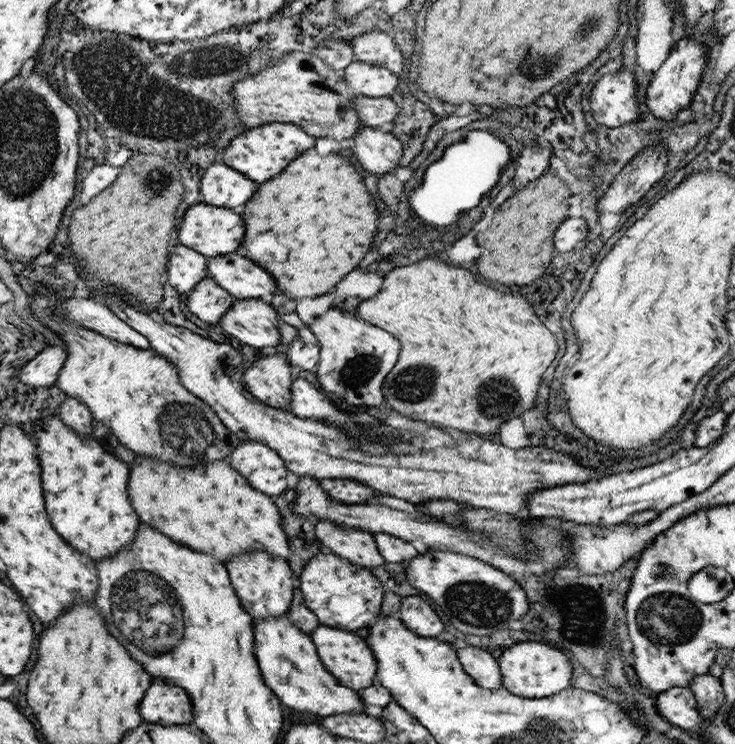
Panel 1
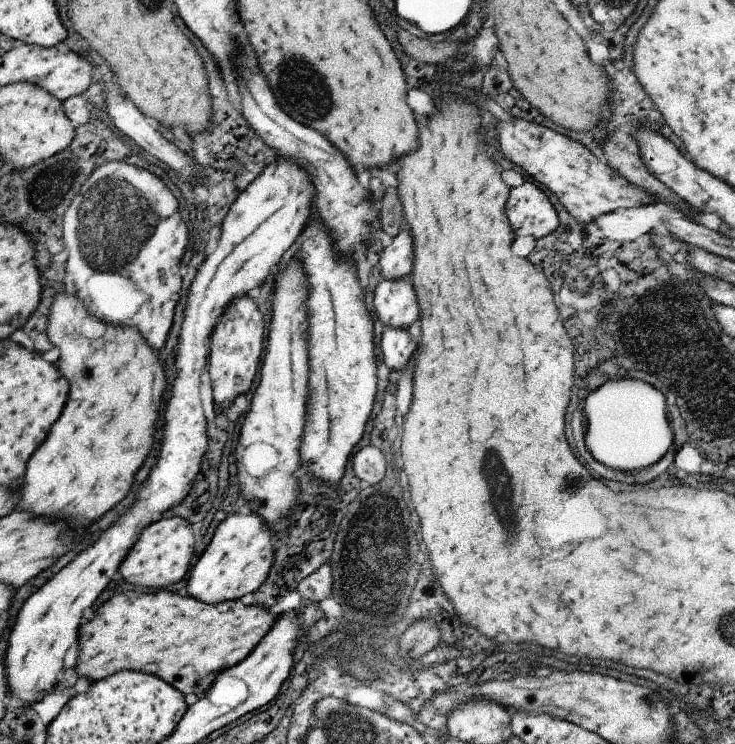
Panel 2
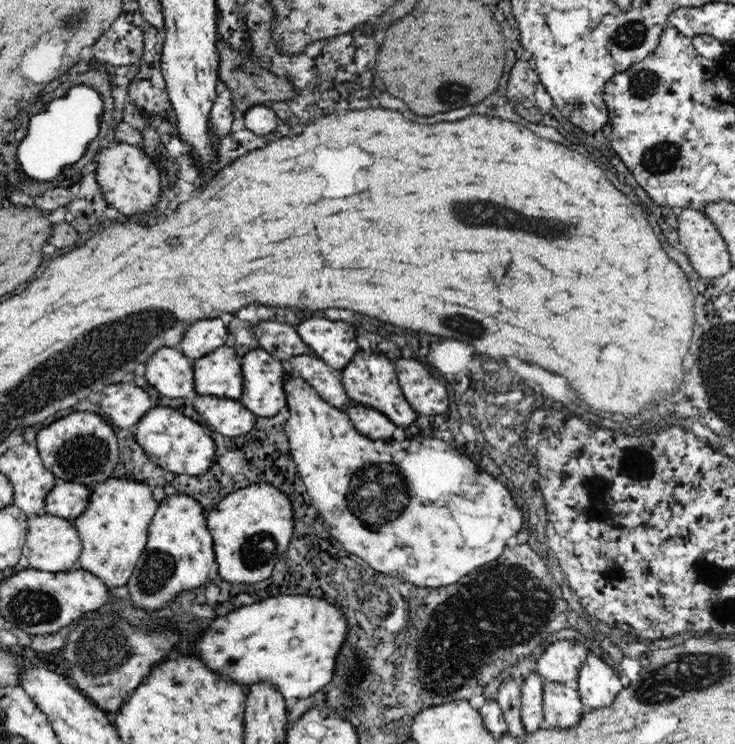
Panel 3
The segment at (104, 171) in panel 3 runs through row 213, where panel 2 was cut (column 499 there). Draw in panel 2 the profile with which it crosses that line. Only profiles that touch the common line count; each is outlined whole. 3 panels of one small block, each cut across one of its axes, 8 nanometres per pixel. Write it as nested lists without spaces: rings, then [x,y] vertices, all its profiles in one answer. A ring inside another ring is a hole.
[[[513,118],[509,122],[497,122],[497,142],[501,148],[501,154],[521,168],[525,174],[529,174],[535,182],[543,184],[545,190],[557,196],[559,204],[577,220],[577,222],[593,222],[601,214],[609,214],[613,210],[621,208],[639,208],[647,206],[641,202],[643,188],[637,188],[635,184],[629,184],[619,172],[607,168],[603,162],[599,162],[589,148],[585,148],[581,142],[575,142],[567,136],[561,136],[559,132],[547,130],[541,124],[527,122],[521,118]]]

